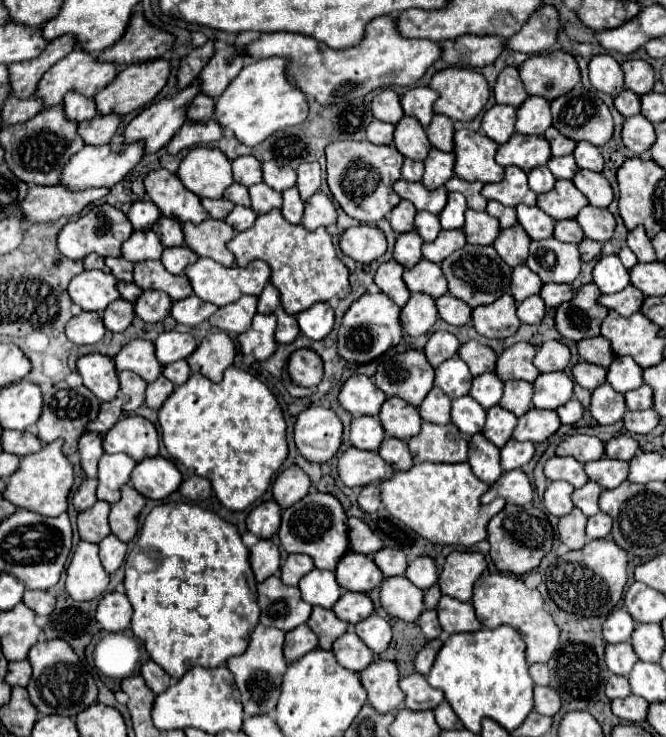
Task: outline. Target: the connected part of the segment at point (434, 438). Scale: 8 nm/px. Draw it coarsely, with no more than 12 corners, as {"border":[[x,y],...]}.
{"border":[[423,422],[409,440],[415,462],[465,462],[453,424]]}

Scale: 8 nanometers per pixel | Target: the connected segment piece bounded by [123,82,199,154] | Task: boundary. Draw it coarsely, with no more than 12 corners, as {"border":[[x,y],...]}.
{"border":[[197,82],[141,110],[123,142],[155,154],[185,122]]}

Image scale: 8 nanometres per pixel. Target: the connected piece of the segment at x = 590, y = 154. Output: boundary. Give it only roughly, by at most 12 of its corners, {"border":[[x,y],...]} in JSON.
{"border":[[579,142],[573,156],[579,168],[603,172],[597,146]]}

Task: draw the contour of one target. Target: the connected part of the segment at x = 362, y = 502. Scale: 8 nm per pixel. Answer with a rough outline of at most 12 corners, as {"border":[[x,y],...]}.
{"border":[[365,486],[359,506],[375,512],[381,506],[379,486]]}

